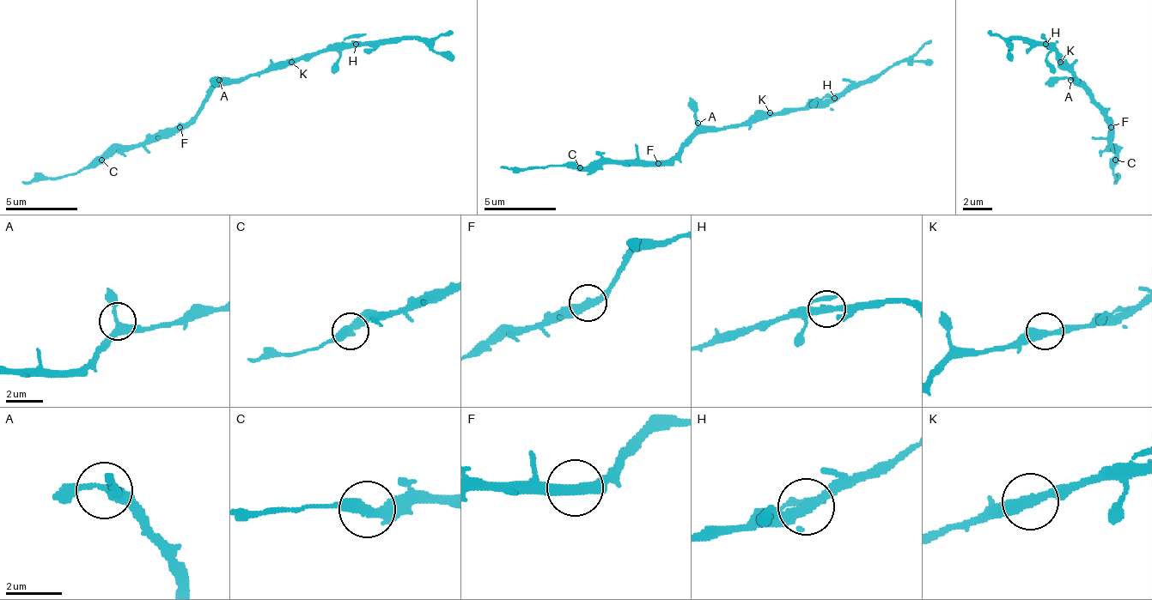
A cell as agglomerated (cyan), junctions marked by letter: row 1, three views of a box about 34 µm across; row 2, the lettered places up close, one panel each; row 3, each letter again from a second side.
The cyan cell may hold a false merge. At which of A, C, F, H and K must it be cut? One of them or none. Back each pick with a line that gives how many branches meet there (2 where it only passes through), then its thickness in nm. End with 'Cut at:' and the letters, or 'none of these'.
C: branches 2; calibre 400 nm
Cut at: C

